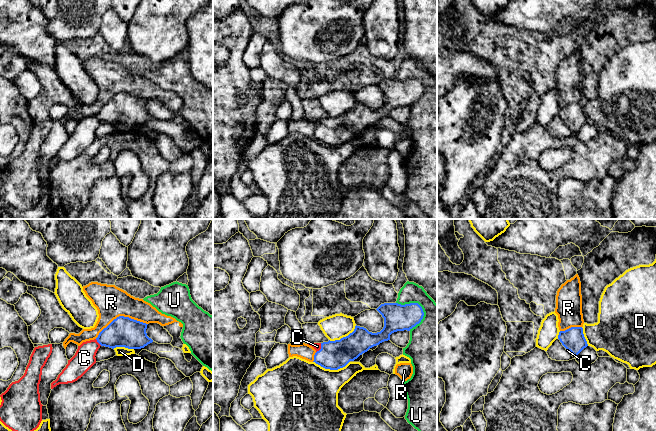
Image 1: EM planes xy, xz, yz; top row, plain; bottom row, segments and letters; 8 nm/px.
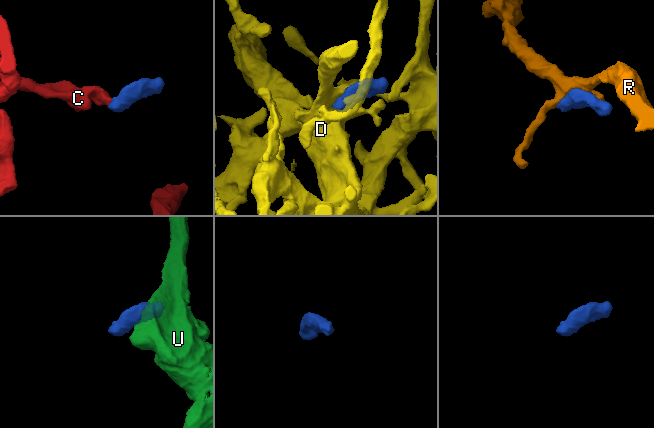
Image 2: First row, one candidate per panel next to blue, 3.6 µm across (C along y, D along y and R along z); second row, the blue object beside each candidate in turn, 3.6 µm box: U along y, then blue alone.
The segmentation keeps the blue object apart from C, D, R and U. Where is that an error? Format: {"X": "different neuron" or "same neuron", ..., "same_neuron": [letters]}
{"C": "same neuron", "D": "different neuron", "R": "different neuron", "U": "different neuron", "same_neuron": ["C"]}

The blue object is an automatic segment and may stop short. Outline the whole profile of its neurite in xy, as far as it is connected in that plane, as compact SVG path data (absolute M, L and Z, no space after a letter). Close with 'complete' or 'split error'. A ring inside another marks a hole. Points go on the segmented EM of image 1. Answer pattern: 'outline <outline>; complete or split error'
outline M119 316L104 328L94 340L83 342L68 360L68 364L51 383L51 389L59 384L68 384L81 378L95 363L96 353L101 346L128 349L141 349L152 343L153 340L147 336L146 323Z; split error

